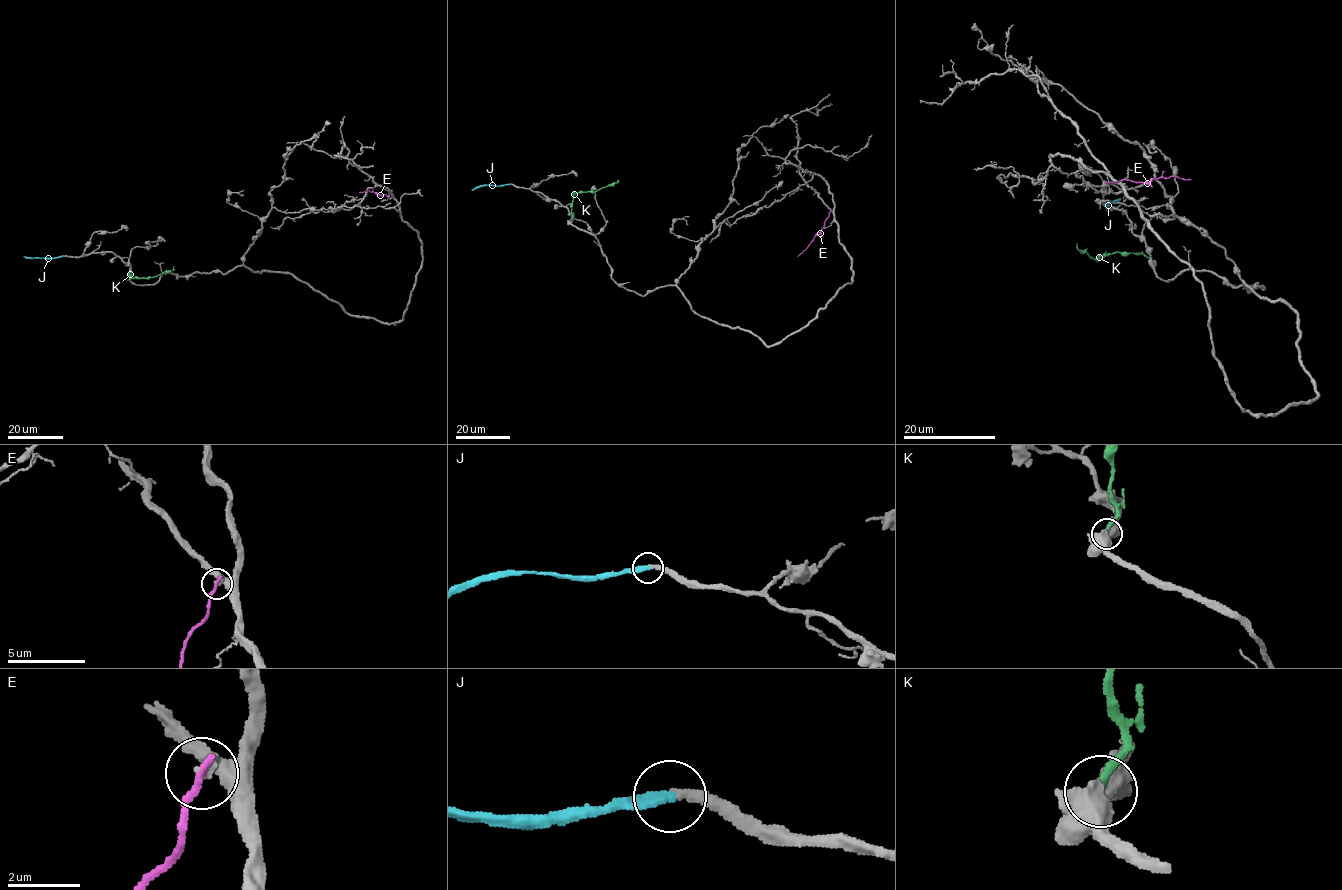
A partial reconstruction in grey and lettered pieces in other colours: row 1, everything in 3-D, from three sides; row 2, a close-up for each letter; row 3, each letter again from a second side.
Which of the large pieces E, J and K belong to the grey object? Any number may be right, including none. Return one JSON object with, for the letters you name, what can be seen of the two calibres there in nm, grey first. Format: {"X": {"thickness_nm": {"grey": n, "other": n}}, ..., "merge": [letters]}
{"J": {"thickness_nm": {"grey": 280, "other": 280}}, "merge": ["J"]}

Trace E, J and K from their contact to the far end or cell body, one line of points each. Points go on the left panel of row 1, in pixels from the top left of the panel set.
E: (388, 196), (367, 190), (359, 192)
J: (61, 256), (24, 256)
K: (129, 275), (153, 277), (172, 271), (174, 266)

